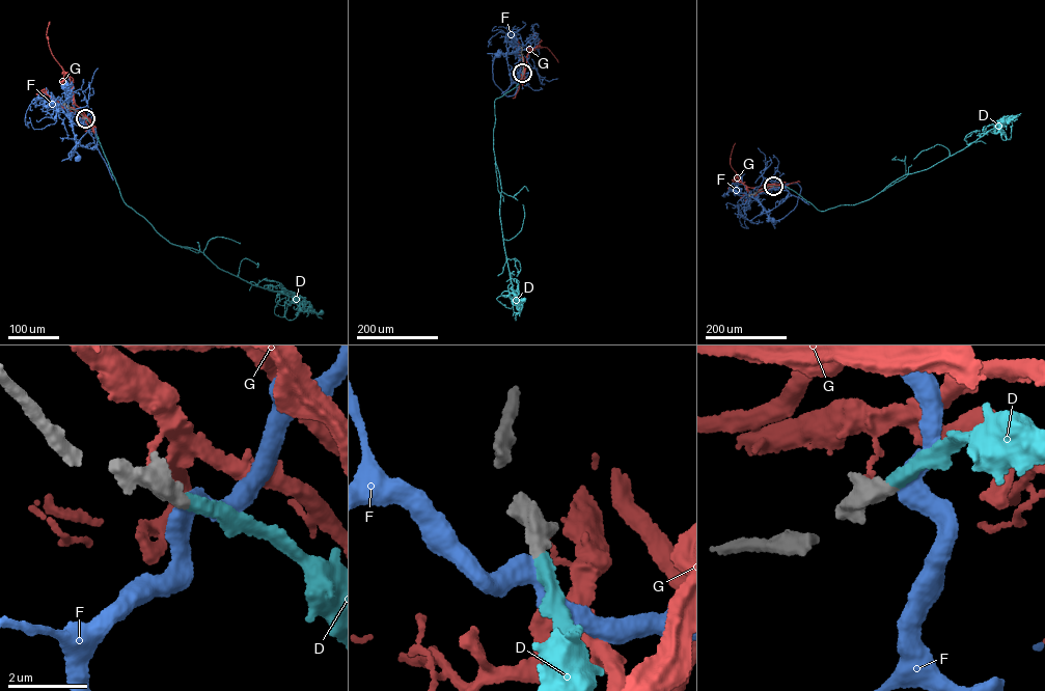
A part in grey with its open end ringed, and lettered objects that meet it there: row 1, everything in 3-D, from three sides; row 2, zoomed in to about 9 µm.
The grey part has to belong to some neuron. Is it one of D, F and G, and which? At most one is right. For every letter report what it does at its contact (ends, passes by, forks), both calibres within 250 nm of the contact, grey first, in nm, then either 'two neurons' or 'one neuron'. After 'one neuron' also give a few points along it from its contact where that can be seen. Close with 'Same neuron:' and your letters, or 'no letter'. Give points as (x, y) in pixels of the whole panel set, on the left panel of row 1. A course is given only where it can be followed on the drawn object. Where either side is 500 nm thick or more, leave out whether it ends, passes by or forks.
D: it ends | 440/340 nm | one neuron | via (85, 118), (124, 201), (159, 235), (252, 284), (292, 297), (302, 310), (322, 311)
F: it passes by | 380/400 nm | two neurons
G: it ends | 440/120 nm | two neurons
Same neuron: D

